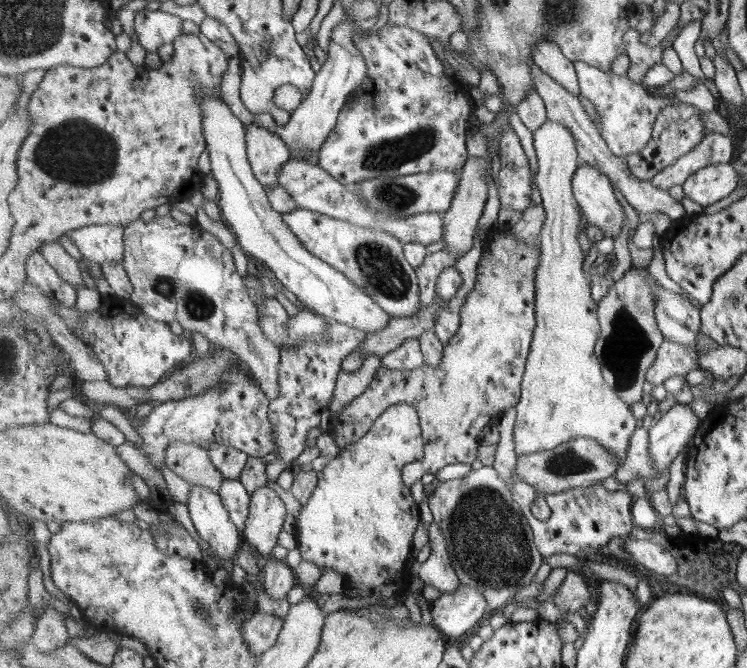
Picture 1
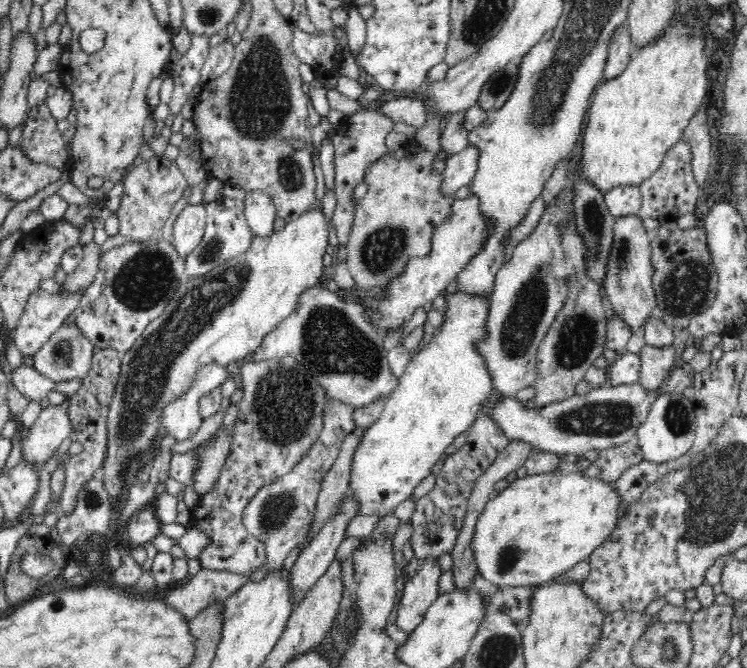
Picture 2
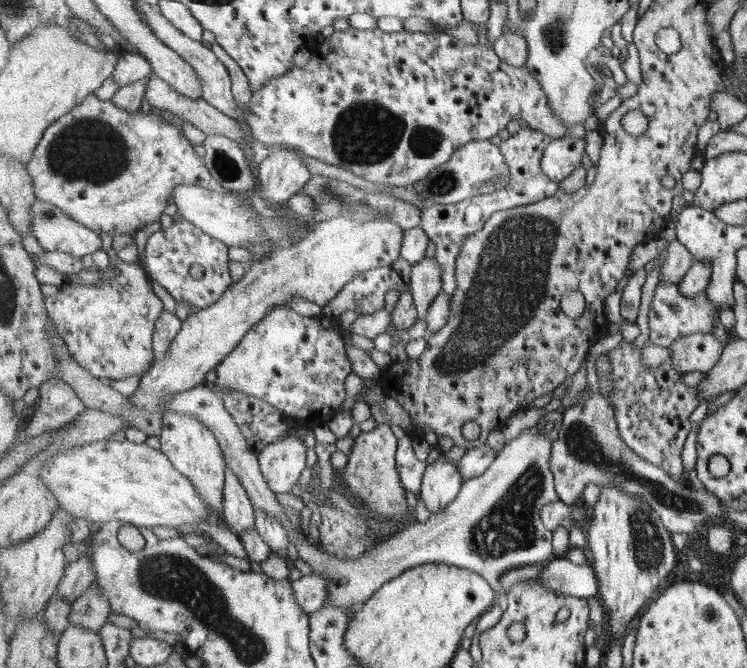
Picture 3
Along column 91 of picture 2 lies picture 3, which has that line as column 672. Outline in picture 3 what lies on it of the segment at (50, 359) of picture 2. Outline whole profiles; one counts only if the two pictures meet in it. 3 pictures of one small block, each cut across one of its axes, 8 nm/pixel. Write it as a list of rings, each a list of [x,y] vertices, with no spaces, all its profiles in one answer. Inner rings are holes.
[[[699,332],[683,335],[668,347],[670,358],[673,358],[673,368],[683,372],[705,372],[721,361],[724,352],[723,344],[713,333]]]

